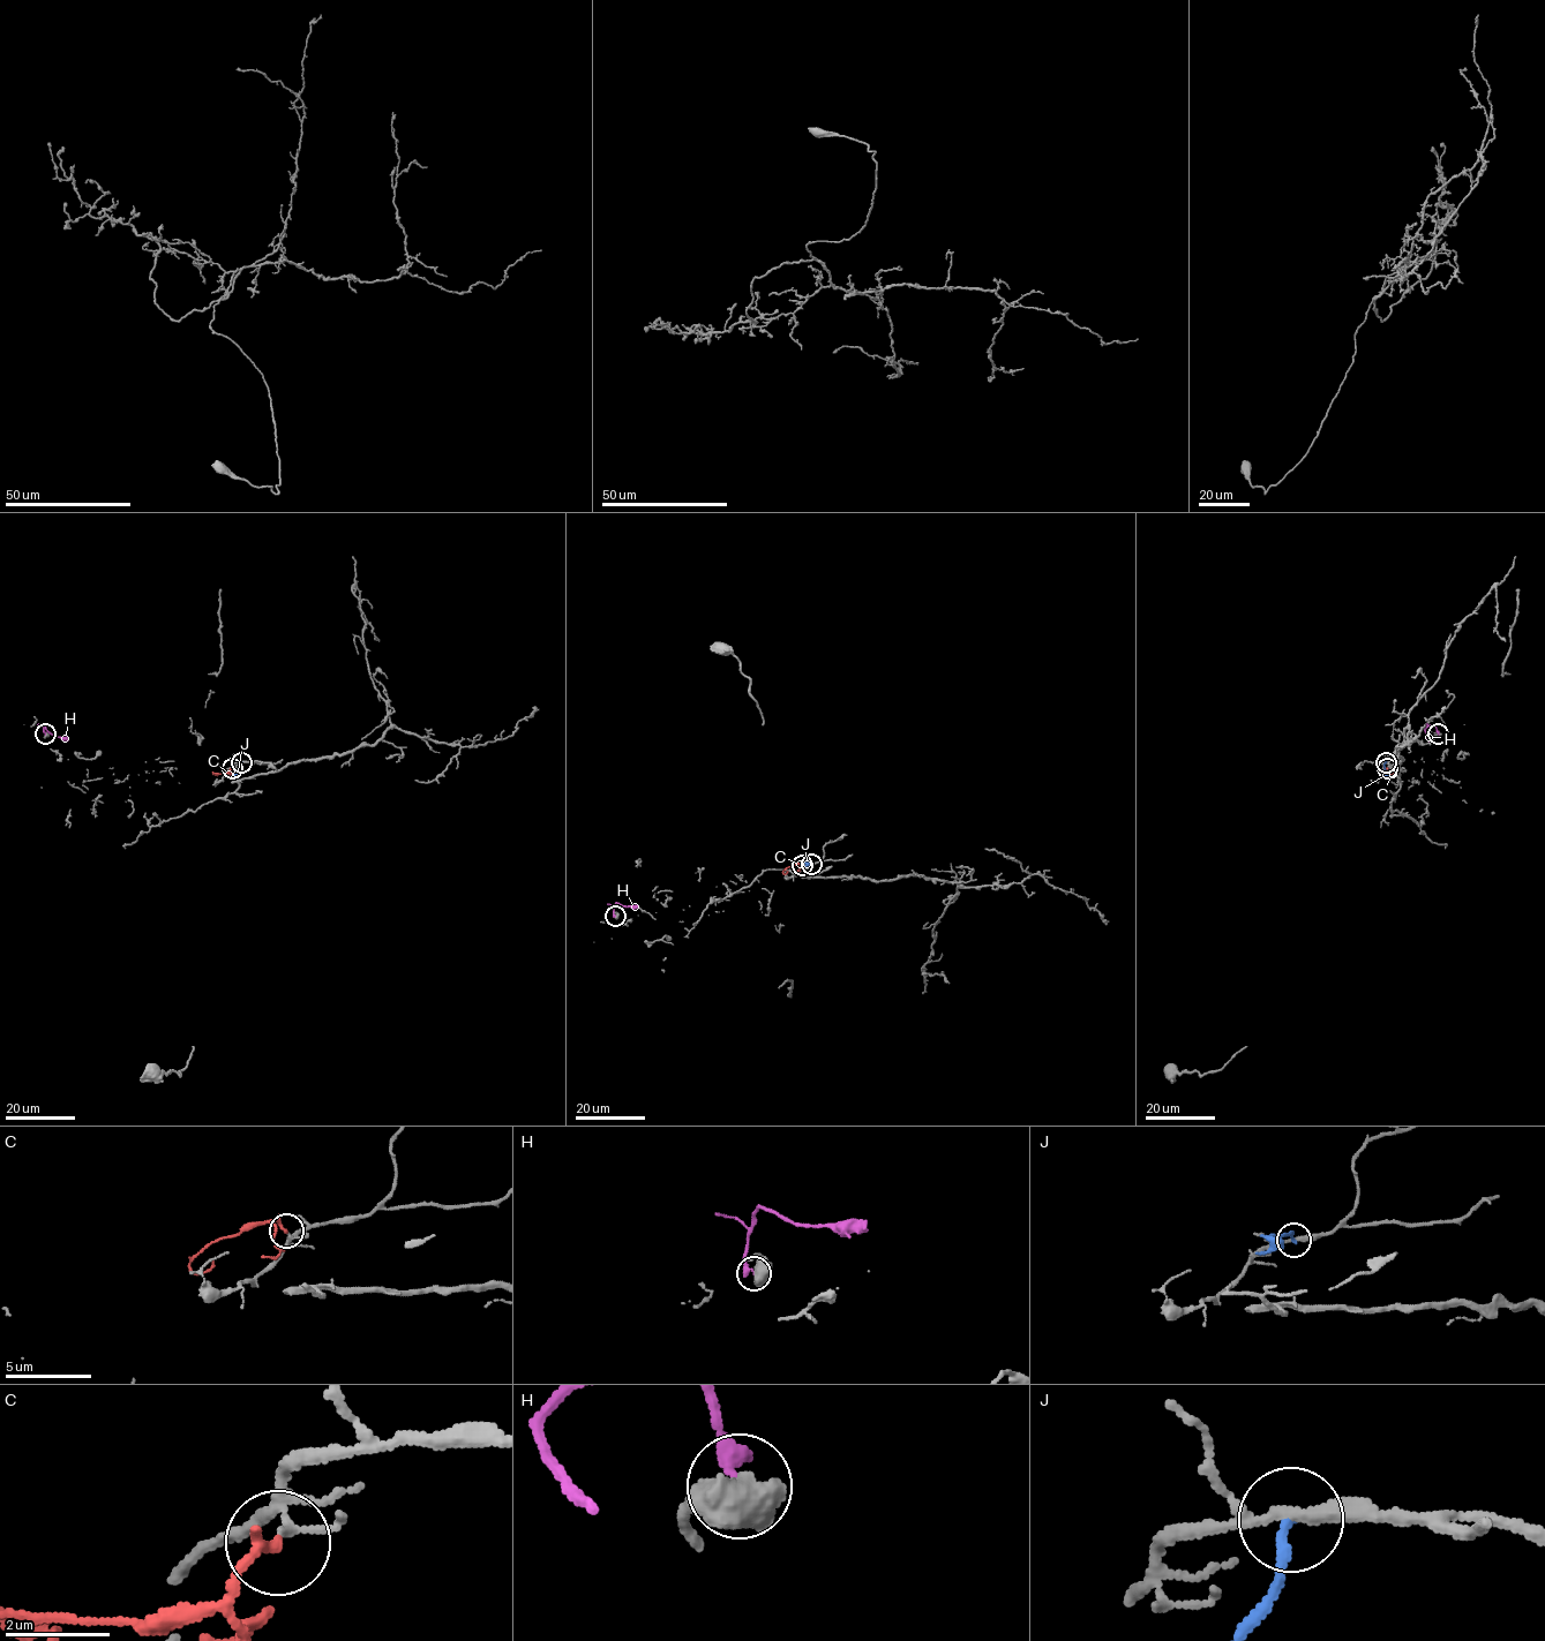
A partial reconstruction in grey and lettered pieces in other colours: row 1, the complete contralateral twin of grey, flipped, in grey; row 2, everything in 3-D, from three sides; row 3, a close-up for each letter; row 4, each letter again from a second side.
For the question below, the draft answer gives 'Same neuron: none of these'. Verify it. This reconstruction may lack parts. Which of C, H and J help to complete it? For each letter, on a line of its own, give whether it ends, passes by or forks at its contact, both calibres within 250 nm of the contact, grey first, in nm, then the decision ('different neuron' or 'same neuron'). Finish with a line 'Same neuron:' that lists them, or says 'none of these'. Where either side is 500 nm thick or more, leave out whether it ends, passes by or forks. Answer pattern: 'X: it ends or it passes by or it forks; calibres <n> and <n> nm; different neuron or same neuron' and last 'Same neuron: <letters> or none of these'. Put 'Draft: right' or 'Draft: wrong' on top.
Draft: wrong
C: it ends; calibres 100 and 220 nm; same neuron
H: calibres 550 and 280 nm; different neuron
J: it ends; calibres 200 and 190 nm; different neuron
Same neuron: C

